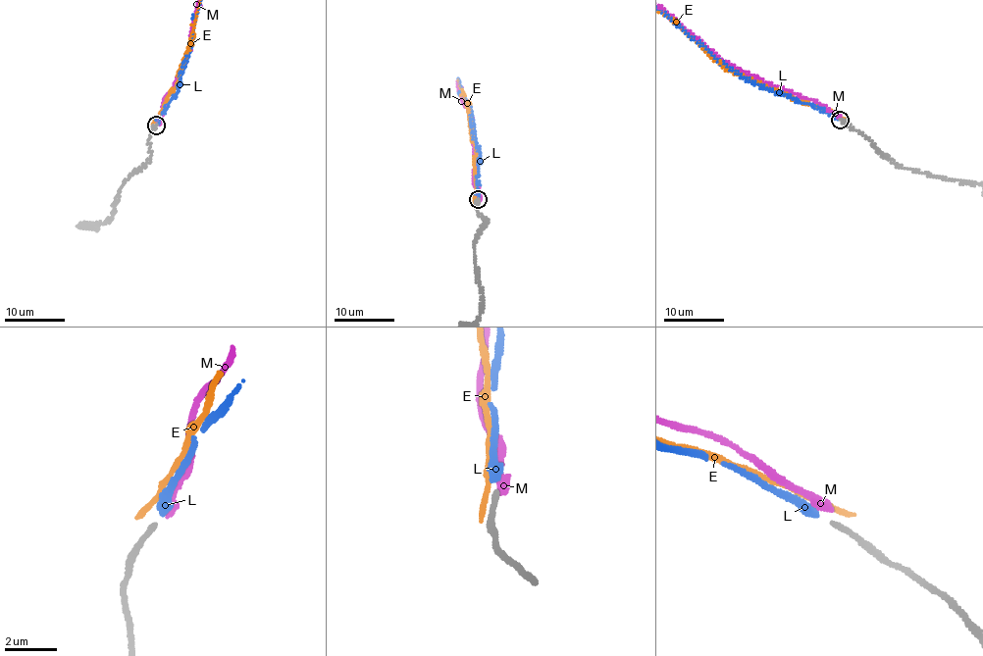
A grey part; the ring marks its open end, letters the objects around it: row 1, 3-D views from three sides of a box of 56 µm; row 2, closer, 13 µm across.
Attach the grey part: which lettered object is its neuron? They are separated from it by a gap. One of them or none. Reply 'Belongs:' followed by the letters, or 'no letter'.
Belongs: L

